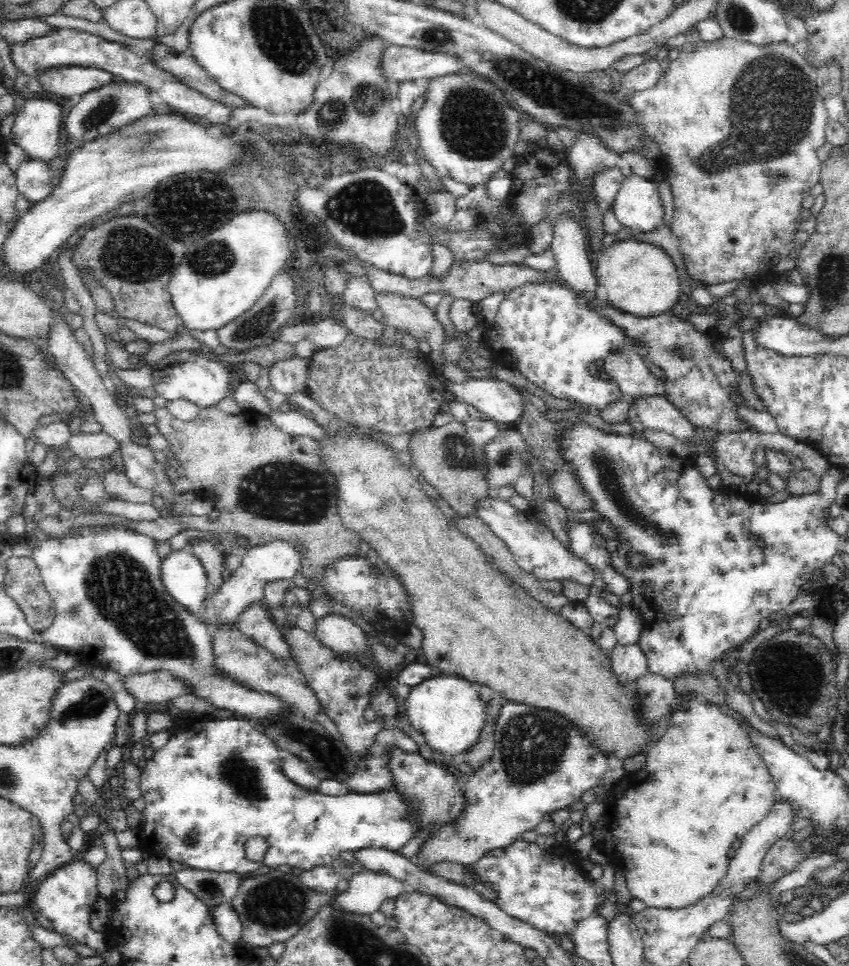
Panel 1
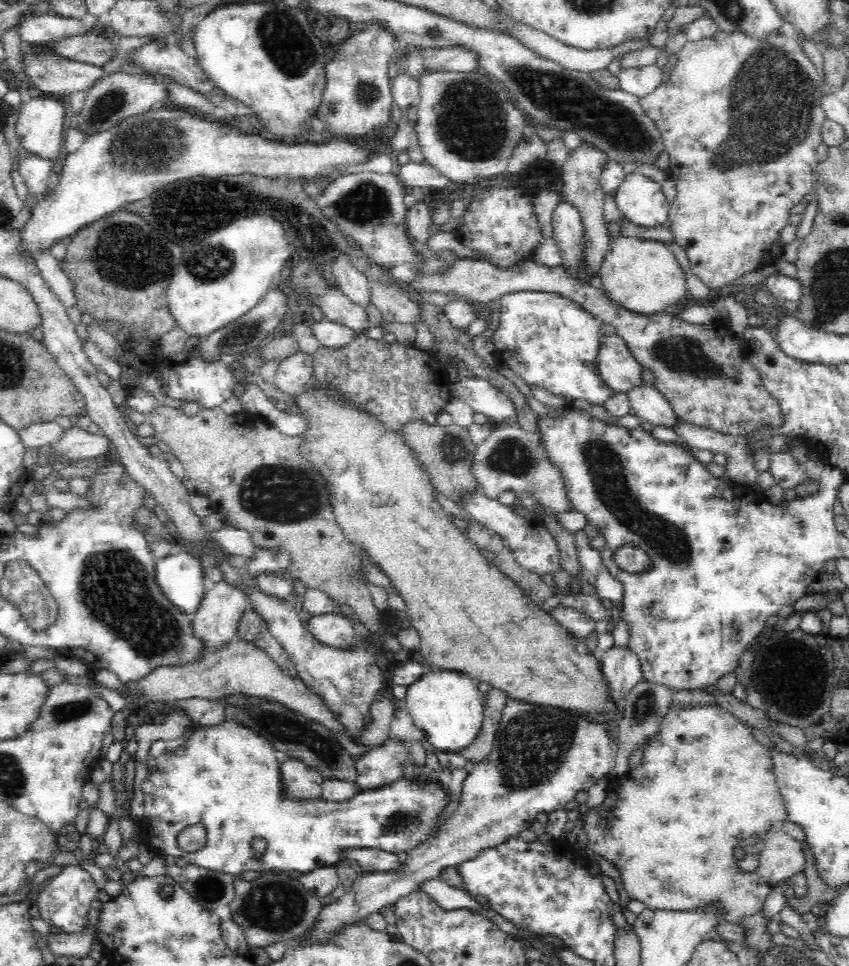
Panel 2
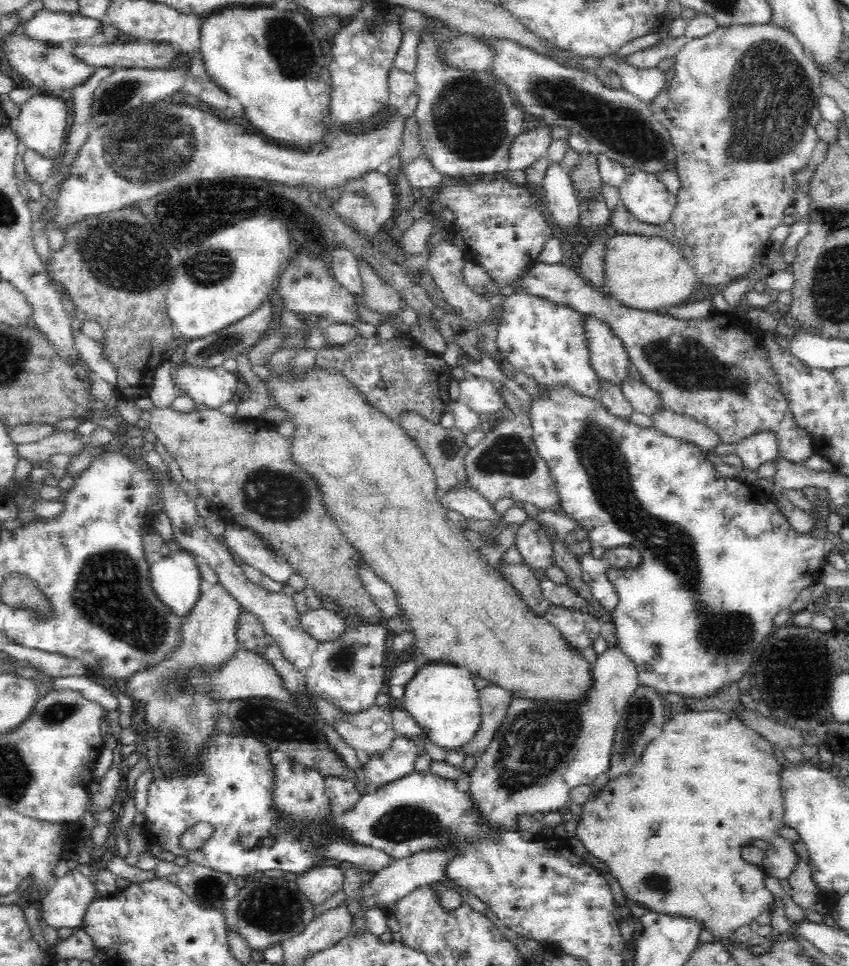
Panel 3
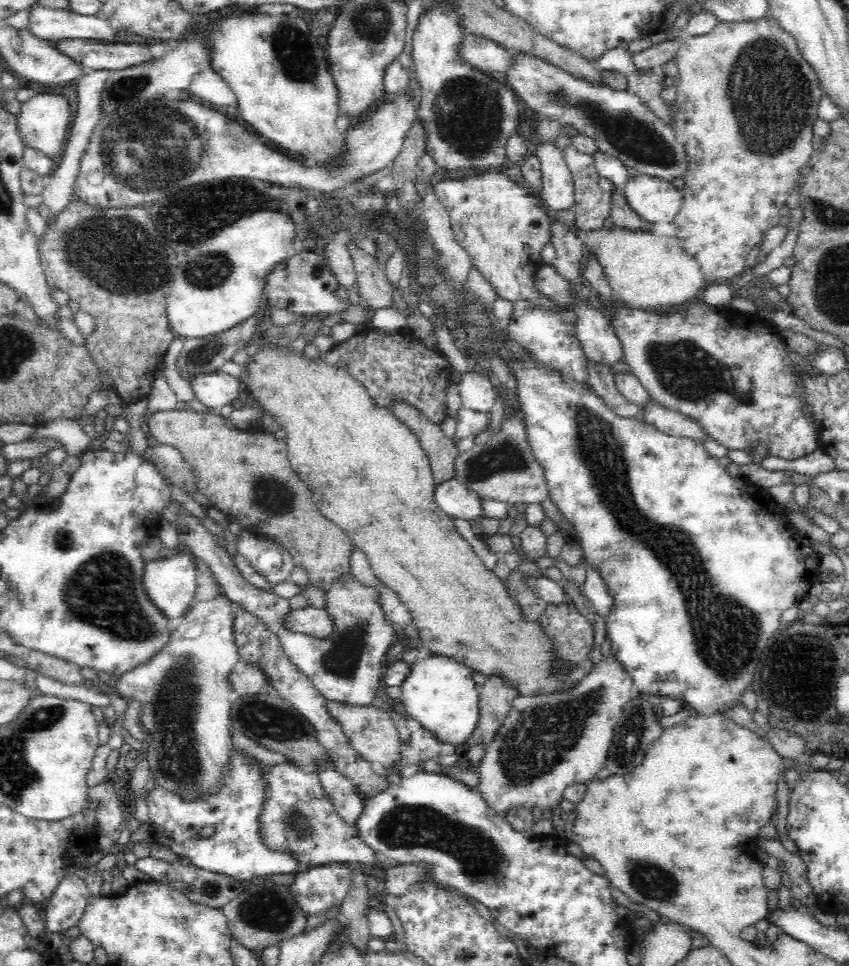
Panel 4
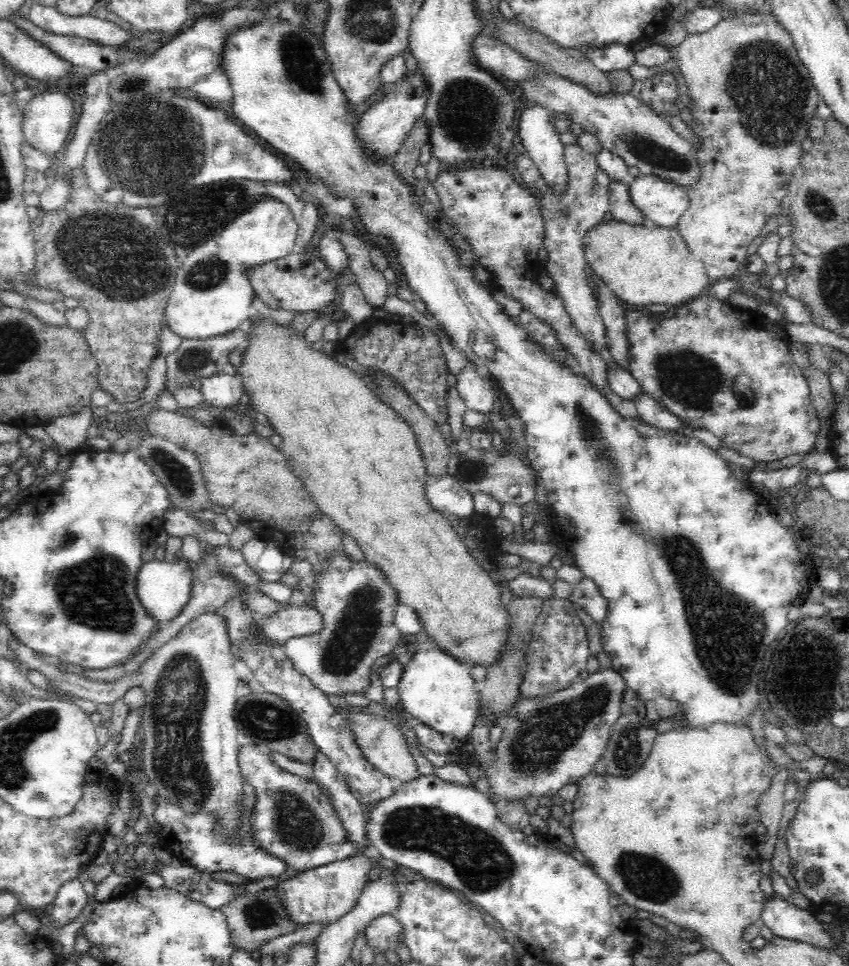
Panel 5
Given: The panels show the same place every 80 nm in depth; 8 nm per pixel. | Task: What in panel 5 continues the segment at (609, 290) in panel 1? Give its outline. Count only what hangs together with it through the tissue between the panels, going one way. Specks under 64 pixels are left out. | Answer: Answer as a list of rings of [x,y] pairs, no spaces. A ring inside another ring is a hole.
[[[610,220],[589,229],[583,238],[588,269],[596,271],[620,301],[634,306],[677,306],[706,293],[711,282],[702,262],[688,250],[675,227],[648,228]]]

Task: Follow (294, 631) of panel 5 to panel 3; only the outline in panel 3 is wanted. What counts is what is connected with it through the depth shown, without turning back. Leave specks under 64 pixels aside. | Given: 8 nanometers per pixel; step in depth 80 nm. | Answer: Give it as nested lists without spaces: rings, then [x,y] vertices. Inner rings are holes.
[[[327,609],[309,610],[299,614],[300,626],[321,643],[334,642],[348,630],[347,619]]]

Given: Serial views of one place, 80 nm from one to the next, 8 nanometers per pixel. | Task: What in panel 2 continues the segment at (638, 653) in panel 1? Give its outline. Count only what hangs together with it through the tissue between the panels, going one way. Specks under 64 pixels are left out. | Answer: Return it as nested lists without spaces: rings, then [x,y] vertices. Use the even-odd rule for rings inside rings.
[[[630,646],[612,647],[600,656],[602,671],[610,683],[610,693],[620,702],[626,698],[633,686],[643,679],[642,661]]]

